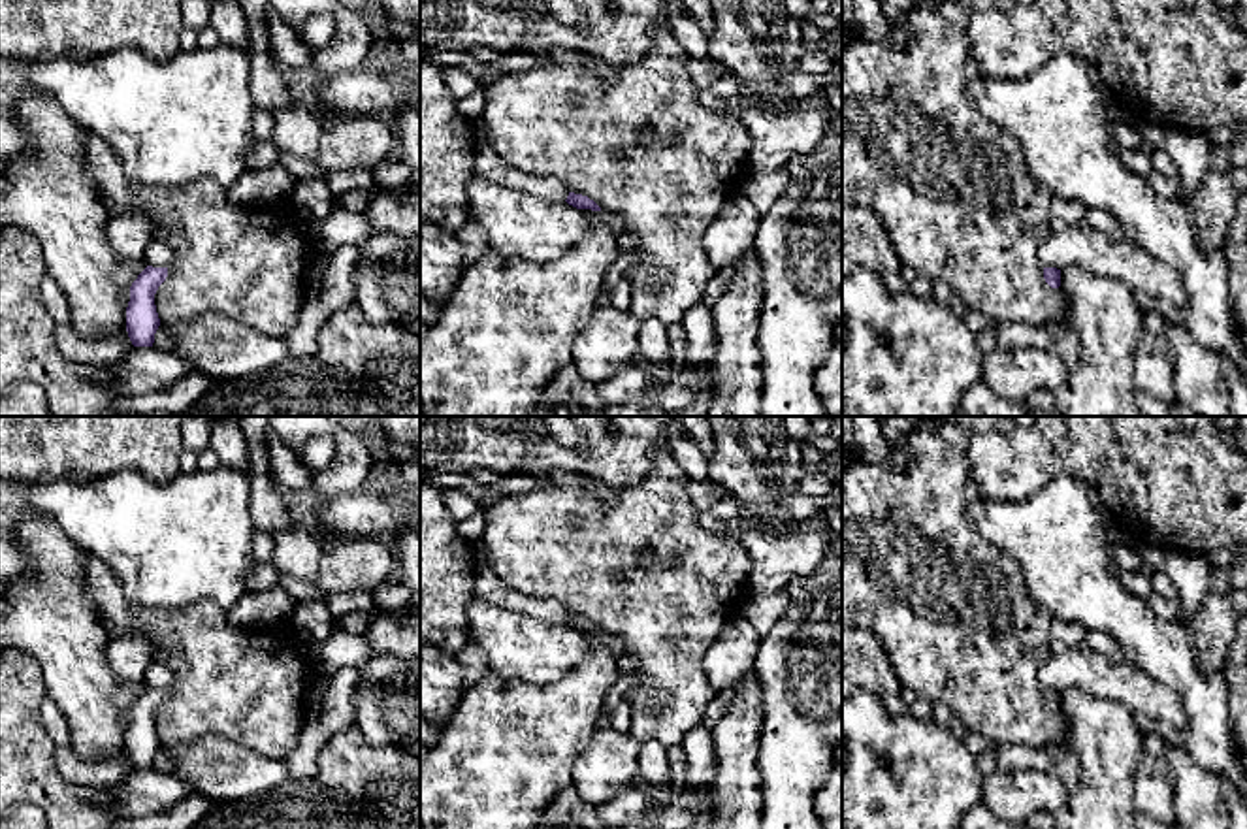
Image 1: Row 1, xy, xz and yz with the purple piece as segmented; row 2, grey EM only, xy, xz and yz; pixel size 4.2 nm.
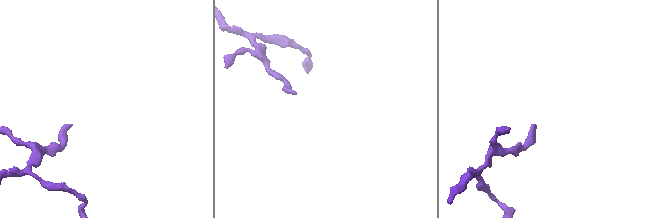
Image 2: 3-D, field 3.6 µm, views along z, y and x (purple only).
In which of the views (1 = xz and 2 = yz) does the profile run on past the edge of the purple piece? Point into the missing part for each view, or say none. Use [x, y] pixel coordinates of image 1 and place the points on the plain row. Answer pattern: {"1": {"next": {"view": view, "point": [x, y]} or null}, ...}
{"1": {"next": null}, "2": {"next": null}}

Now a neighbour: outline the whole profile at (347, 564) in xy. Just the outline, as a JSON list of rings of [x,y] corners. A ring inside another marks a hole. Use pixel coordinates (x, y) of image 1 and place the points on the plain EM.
[[[318,529],[320,563],[313,584],[324,593],[375,592],[397,577],[396,552],[379,537],[333,537]]]

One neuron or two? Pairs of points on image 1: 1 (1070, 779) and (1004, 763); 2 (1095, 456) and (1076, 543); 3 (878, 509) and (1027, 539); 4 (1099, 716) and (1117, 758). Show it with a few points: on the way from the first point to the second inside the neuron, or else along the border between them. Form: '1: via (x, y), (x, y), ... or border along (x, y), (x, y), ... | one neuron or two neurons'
1: via (1053, 762), (1021, 760) | one neuron
2: border along (1046, 481), (1059, 473), (1076, 473), (1091, 483) | two neurons
3: border along (978, 496), (969, 507), (969, 520), (1008, 556) | two neurons
4: via (1099, 726), (1108, 748) | one neuron

